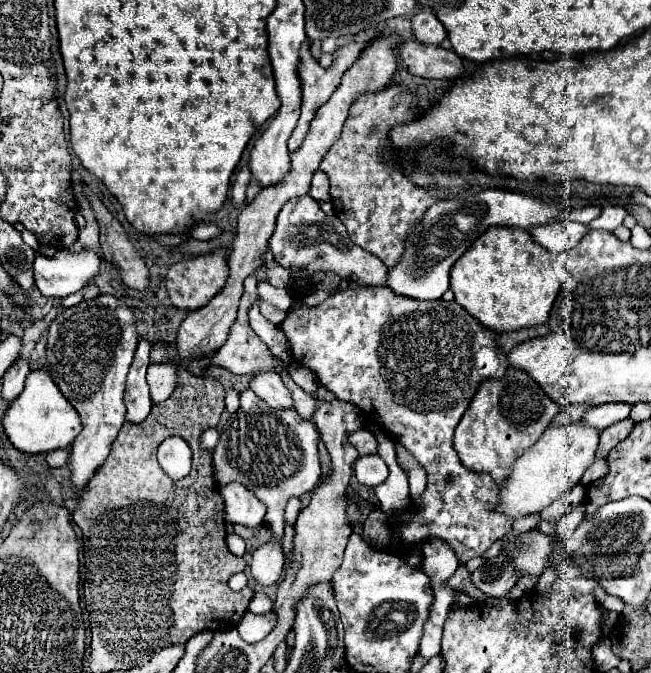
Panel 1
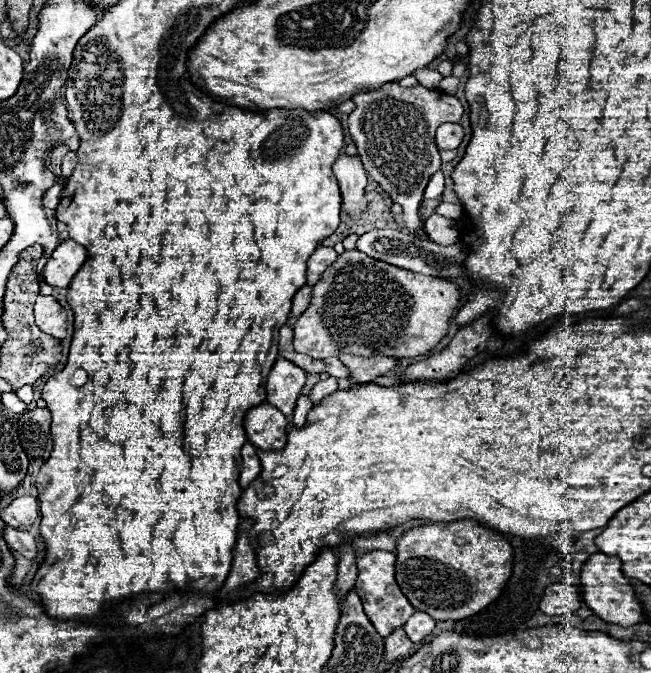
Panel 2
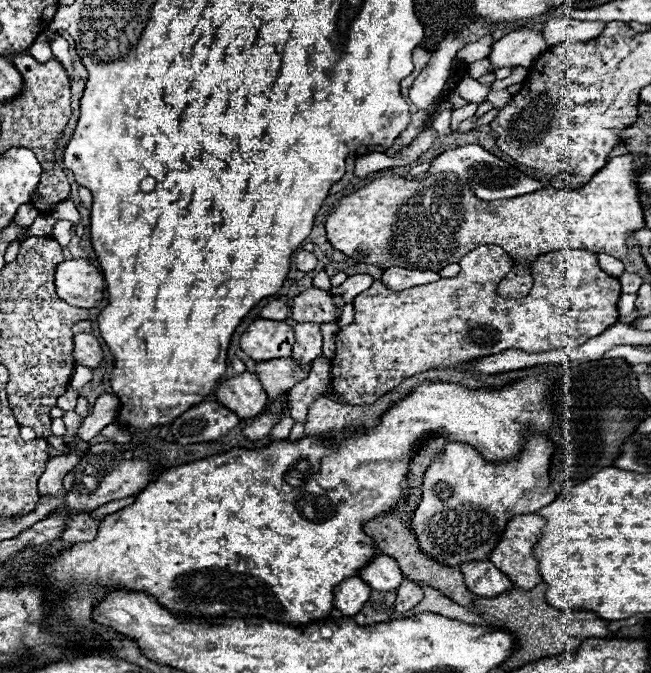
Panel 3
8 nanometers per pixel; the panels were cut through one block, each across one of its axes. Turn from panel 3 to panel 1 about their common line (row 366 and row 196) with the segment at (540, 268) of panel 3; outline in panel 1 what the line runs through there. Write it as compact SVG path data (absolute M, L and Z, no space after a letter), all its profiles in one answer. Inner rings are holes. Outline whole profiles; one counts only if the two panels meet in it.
M388 86L374 94L358 96L352 104L350 114L344 122L342 136L324 156L320 170L330 178L330 196L334 206L334 216L346 226L348 236L354 244L366 252L378 256L388 268L404 254L404 238L412 232L418 218L434 204L434 200L444 200L448 194L458 194L464 190L460 174L432 172L438 182L438 190L430 192L418 188L408 172L400 172L398 166L386 164L382 158L380 144L388 142L388 130L396 124L408 124L418 118L414 106L414 94L402 86Z

